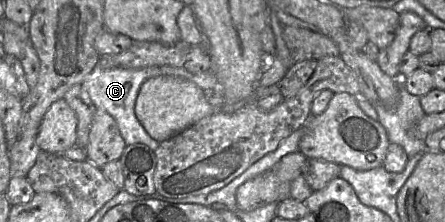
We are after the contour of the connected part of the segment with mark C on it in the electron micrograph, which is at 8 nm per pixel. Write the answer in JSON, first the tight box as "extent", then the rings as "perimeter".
{"extent":[80,62,219,151],"perimeter":[[[99,62],[92,72],[84,78],[80,86],[88,94],[97,111],[104,111],[115,120],[126,145],[141,143],[155,151],[160,142],[153,139],[137,119],[135,115],[135,103],[141,85],[149,78],[161,75],[186,79],[194,83],[204,92],[210,89],[217,89],[219,86],[217,78],[212,70],[200,74],[192,74],[183,67],[174,67],[170,65],[141,69],[103,68],[99,65]]]}

